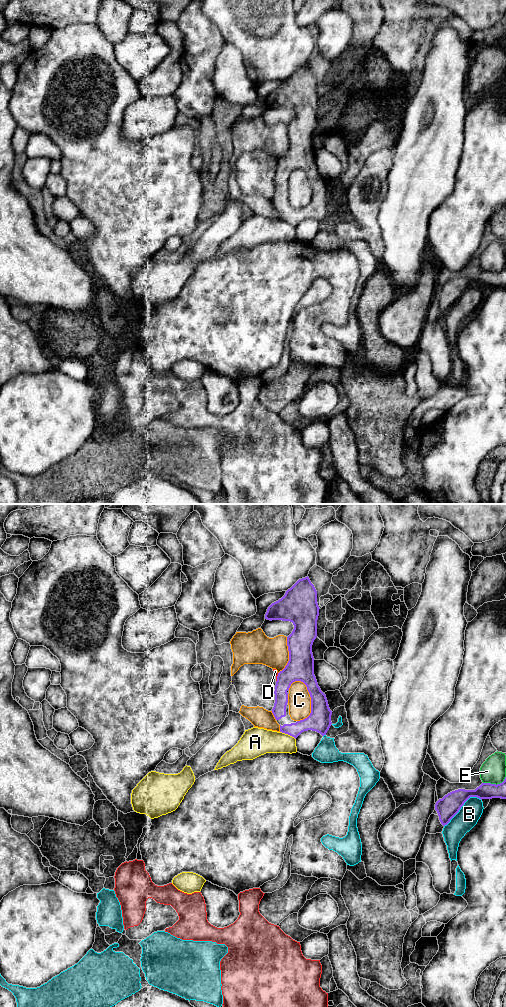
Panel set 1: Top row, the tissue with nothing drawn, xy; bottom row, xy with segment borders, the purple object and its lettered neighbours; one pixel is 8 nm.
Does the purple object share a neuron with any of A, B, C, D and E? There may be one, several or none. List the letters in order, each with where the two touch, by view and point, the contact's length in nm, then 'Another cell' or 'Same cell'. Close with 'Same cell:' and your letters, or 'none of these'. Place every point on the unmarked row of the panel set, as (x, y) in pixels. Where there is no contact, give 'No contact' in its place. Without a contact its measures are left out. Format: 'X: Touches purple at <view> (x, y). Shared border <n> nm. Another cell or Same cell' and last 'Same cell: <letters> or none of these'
A: Touches purple at xy (288, 222). Shared border 140 nm. Another cell
B: Touches purple at xy (462, 293). Shared border 380 nm. Another cell
C: Touches purple at xy (311, 191). Shared border 340 nm. Another cell
D: Touches purple at xy (277, 165). Shared border 70 nm. Another cell
E: Touches purple at xy (495, 272). Shared border 190 nm. Another cell
Same cell: none of these

